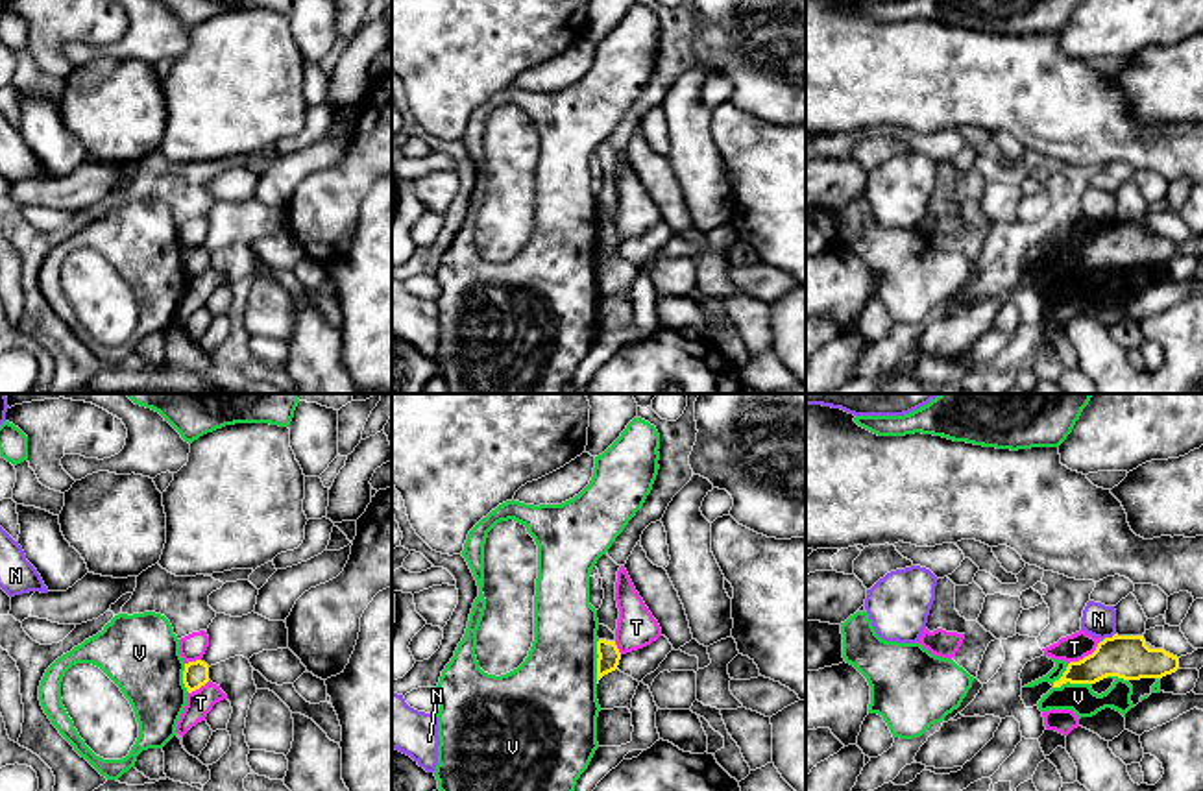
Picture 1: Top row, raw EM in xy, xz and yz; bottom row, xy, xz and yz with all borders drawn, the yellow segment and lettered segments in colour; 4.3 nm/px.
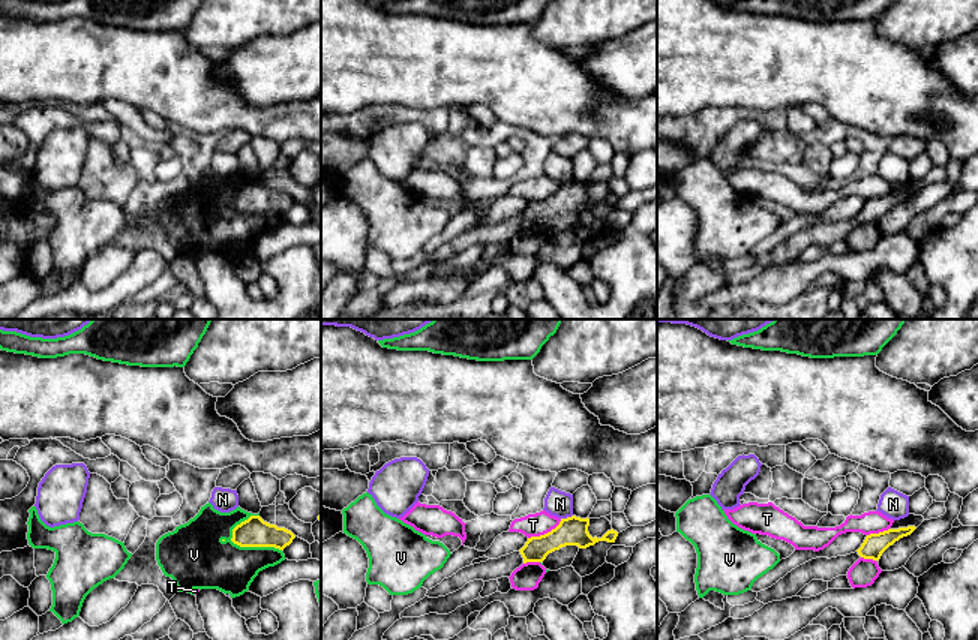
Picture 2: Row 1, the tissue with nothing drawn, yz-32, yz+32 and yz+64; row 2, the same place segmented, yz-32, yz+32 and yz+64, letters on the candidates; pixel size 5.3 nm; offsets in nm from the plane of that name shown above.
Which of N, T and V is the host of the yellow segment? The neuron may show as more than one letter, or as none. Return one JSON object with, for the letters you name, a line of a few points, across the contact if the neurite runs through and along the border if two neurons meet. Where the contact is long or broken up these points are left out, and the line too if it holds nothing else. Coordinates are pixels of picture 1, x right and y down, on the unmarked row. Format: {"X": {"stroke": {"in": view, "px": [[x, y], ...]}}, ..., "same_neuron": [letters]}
{"same_neuron": []}

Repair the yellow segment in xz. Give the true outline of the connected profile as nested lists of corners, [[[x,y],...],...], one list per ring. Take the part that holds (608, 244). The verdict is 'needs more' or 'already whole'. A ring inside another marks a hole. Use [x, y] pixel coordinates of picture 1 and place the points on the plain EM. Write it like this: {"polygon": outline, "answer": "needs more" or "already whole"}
{"polygon": [[[599,211],[599,216],[597,216],[597,270],[599,266],[615,257],[617,251],[619,251],[619,246],[621,246],[621,238],[615,231],[615,220],[604,213],[604,211]]], "answer": "needs more"}

